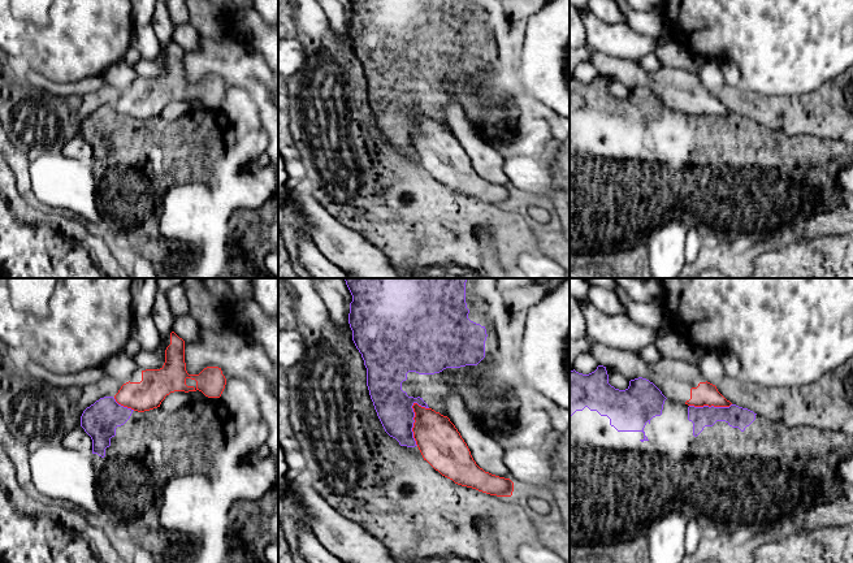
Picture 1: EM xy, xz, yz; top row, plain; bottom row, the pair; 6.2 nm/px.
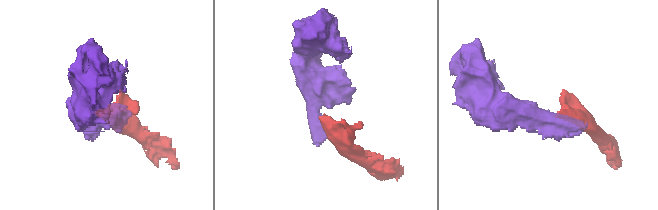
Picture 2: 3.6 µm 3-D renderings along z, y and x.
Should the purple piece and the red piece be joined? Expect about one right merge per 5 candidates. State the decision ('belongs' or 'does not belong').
does not belong

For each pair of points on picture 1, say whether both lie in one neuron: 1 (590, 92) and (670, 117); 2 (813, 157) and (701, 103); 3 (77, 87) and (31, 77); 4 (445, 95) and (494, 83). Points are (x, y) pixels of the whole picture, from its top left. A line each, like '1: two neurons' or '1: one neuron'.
1: one neuron
2: two neurons
3: one neuron
4: two neurons

